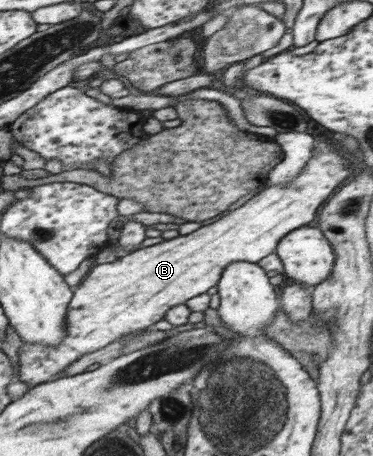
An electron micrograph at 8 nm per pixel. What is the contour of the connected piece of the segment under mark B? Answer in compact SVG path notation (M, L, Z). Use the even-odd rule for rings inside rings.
M320 134L319 144L313 147L313 155L295 179L287 183L279 183L279 185L266 185L263 190L235 211L229 211L219 220L202 226L188 235L180 235L155 246L131 251L113 262L98 264L90 268L85 279L83 278L83 281L76 286L77 289L73 292L68 304L65 338L57 346L41 346L23 342L18 351L19 376L17 379L25 382L28 388L33 388L42 382L53 381L59 378L59 373L65 372L65 369L69 368L69 365L77 361L81 355L99 350L127 333L153 327L158 320L165 318L165 313L169 309L185 304L189 298L205 294L209 288L217 286L225 266L231 262L257 263L268 254L276 252L281 238L292 230L311 224L319 206L351 176L351 170L347 167L349 163L350 160L346 160L340 154L334 142Z

